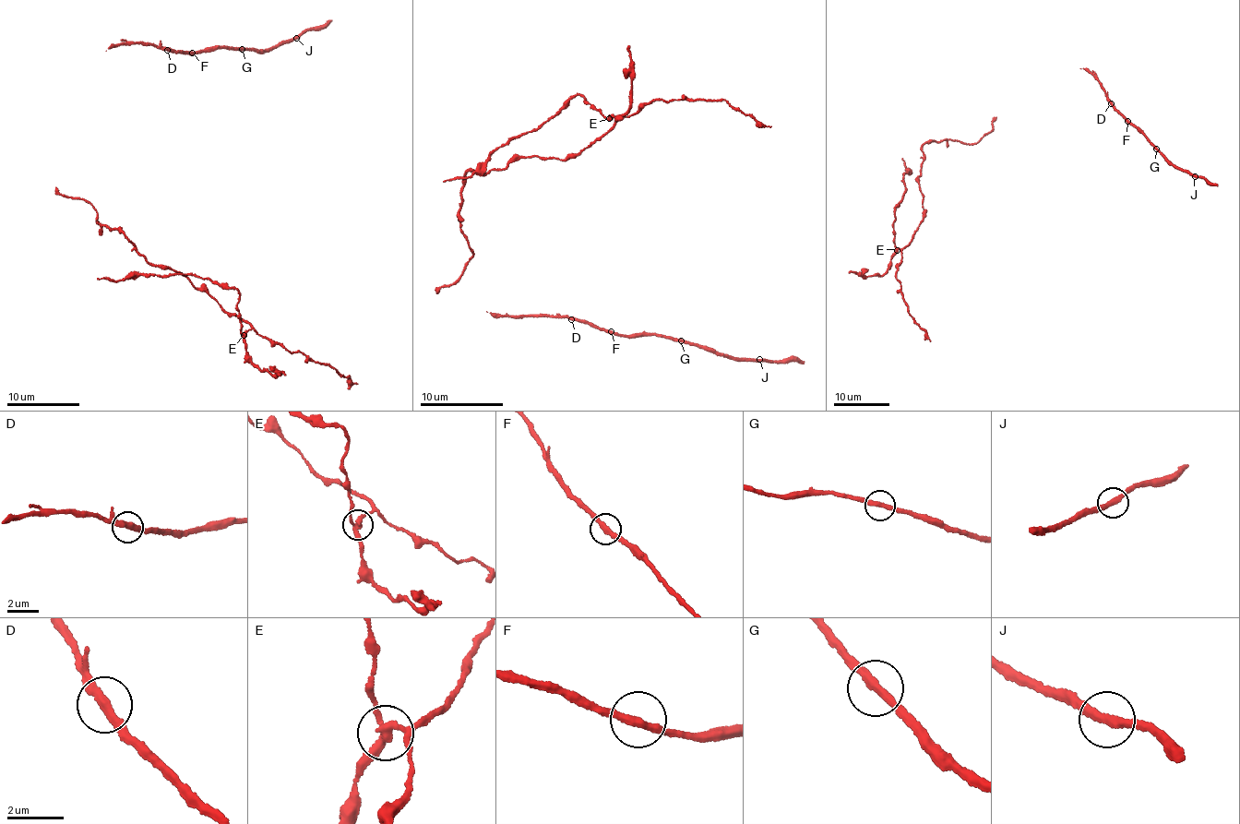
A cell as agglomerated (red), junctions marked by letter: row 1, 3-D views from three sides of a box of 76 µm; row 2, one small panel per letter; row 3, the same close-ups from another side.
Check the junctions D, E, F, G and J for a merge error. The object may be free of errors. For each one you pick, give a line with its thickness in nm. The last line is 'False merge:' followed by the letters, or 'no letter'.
E: calibre 260 nm
False merge: E

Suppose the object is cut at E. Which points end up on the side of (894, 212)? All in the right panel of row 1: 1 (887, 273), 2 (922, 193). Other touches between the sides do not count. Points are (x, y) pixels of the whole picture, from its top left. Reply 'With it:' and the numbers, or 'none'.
With it: 1

